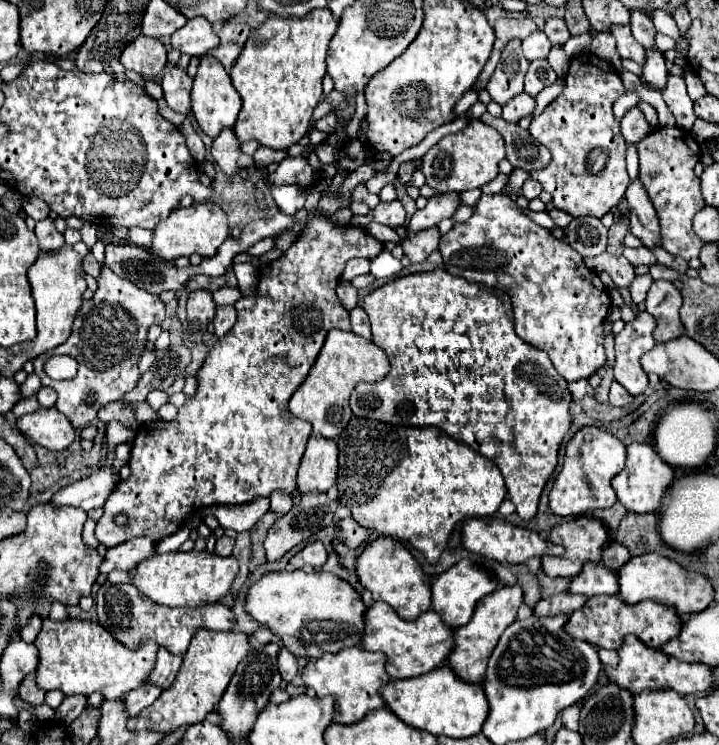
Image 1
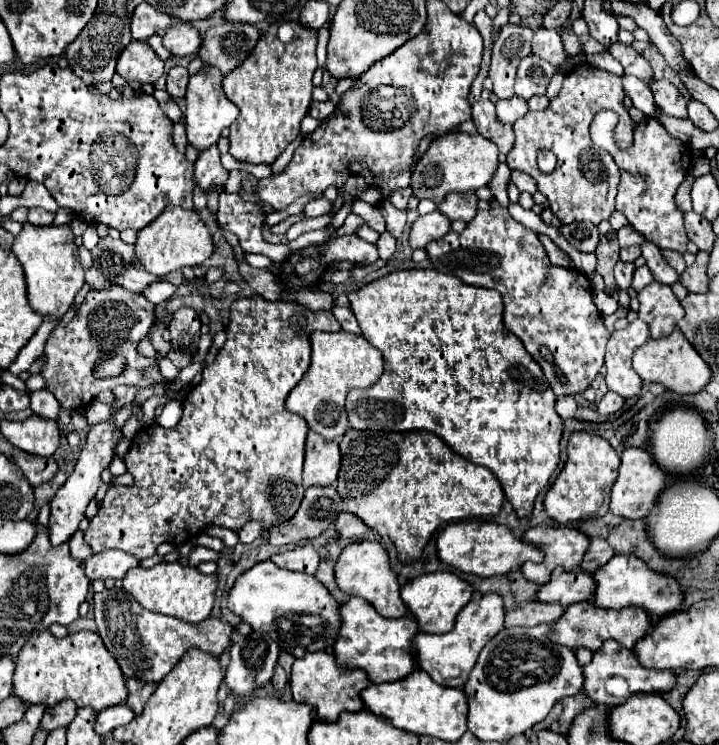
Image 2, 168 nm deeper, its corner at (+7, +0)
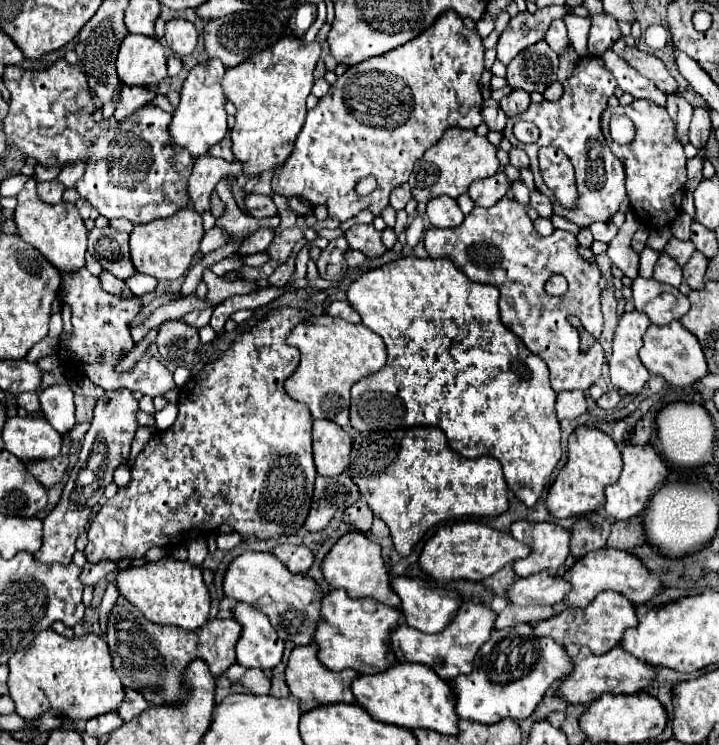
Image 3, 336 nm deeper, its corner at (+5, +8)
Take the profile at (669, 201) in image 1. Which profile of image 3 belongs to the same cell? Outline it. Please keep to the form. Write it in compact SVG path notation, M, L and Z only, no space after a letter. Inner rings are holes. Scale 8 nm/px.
M634 99L630 105L608 105L600 117L602 133L612 153L624 163L628 199L638 219L648 227L668 227L680 213L684 183L686 183L686 155L684 145L676 139L676 129L666 109L652 105L648 99ZM614 113L622 113L632 119L636 137L630 145L616 145L608 133L608 121Z

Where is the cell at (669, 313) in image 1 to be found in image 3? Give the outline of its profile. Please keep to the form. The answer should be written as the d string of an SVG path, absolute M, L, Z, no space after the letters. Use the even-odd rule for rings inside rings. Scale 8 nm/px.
M636 277L632 283L634 303L638 311L644 311L654 325L668 325L680 319L690 309L690 301L676 287L660 283L656 279Z

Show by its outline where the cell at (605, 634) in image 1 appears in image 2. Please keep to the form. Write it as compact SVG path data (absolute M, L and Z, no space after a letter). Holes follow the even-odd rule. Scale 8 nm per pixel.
M580 601L566 607L564 615L552 625L552 631L546 635L554 645L564 645L568 649L586 647L596 651L602 647L606 639L614 639L626 649L632 649L638 639L646 635L650 627L650 619L642 607L626 607L626 609L600 609L594 607L590 601Z

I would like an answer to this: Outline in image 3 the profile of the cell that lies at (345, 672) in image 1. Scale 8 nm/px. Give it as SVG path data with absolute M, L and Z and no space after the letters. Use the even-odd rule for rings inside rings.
M316 643L306 645L306 647L294 647L290 653L290 659L288 659L288 667L286 667L286 683L290 687L292 697L296 697L300 701L300 709L304 713L310 709L340 703L340 701L342 703L354 703L356 697L350 691L350 685L356 677L358 677L358 673L354 669L344 669L340 673L326 669L318 659Z

